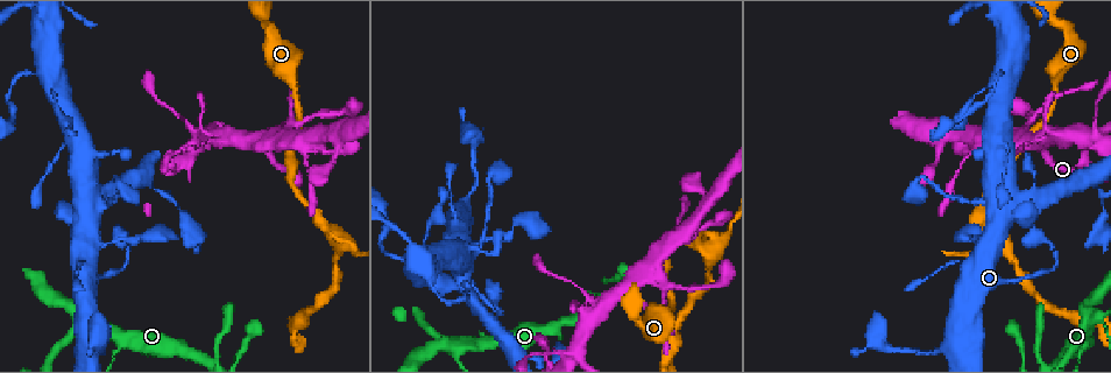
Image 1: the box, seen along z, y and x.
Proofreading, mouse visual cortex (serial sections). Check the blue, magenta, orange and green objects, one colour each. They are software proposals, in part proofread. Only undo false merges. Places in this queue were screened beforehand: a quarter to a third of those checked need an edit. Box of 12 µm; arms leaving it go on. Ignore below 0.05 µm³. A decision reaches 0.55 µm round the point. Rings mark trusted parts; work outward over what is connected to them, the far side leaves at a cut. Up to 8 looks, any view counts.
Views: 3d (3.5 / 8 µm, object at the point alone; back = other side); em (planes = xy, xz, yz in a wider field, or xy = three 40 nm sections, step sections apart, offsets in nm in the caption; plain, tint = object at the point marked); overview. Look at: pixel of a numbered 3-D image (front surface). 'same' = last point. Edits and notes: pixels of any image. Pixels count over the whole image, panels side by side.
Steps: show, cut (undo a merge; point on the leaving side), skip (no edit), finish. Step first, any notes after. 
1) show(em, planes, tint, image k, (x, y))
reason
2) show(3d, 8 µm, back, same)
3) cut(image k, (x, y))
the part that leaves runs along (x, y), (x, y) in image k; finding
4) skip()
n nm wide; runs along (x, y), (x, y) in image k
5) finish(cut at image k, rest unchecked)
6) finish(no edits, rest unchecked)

show(3d, 8 µm, image 1, (1014, 199))

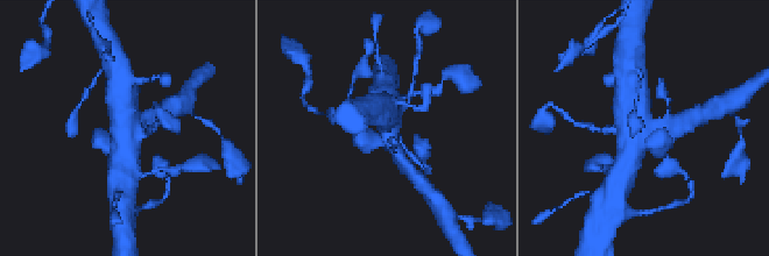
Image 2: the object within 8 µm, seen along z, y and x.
show(3d, 3.5 µm, back, image 2, (645, 126))
closer look

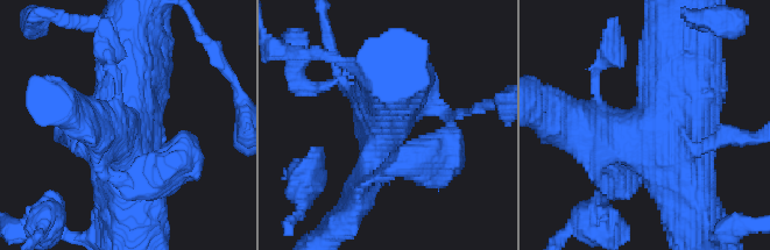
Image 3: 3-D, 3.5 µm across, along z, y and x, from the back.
show(em, xy, step 1, tint, image 3, (647, 133))
need the tissue

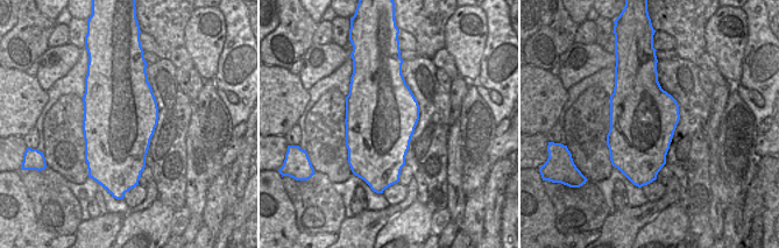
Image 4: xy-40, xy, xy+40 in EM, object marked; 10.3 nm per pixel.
skip()
continuous, no second cell

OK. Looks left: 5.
show(3d, 3.5 µm, image 1, (600, 302))
arms part here

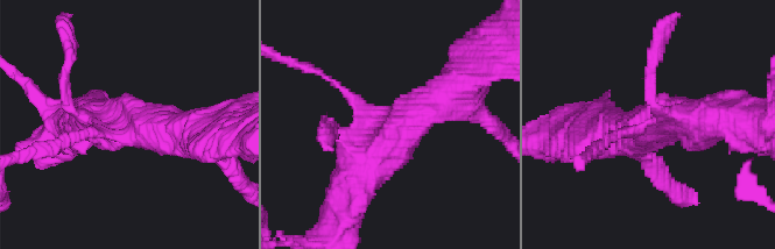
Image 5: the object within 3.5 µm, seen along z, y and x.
show(em, xy, step 2, tint, image 5, (652, 130))
3 arms; arms of 150, 400, 600 nm

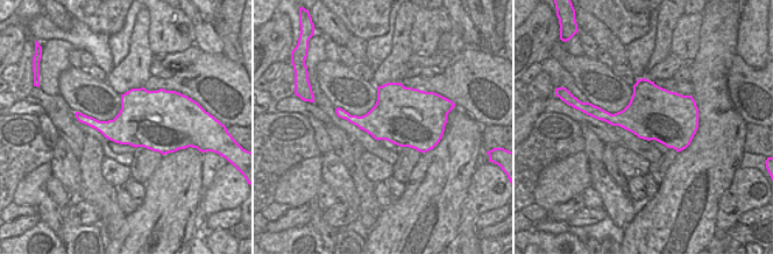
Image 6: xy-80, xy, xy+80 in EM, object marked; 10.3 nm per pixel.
skip()
runs along (470, 107), (427, 105), (354, 182) in image 5; continuous, no second cell

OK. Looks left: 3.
show(em, xy, step 1, tint, image 1, (50, 88))
sharp bend

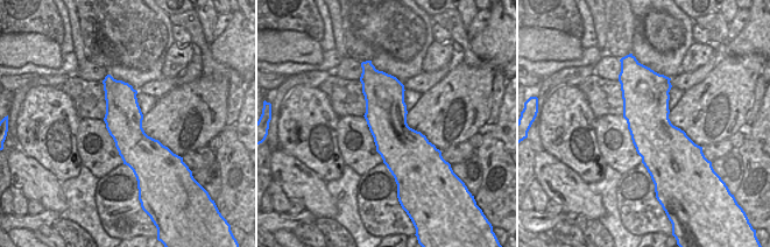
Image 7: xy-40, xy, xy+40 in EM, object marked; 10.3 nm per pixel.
show(3d, 3.5 µm, same)

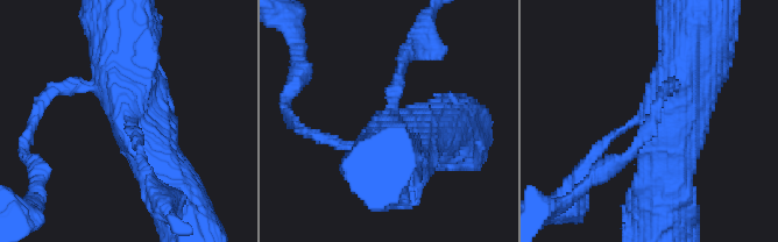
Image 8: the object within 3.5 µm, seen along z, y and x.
skip()
440 nm wide; runs along (149, 140), (131, 108), (120, 22) in image 8; one cell here

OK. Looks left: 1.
finish(no edits, rest unchecked)

